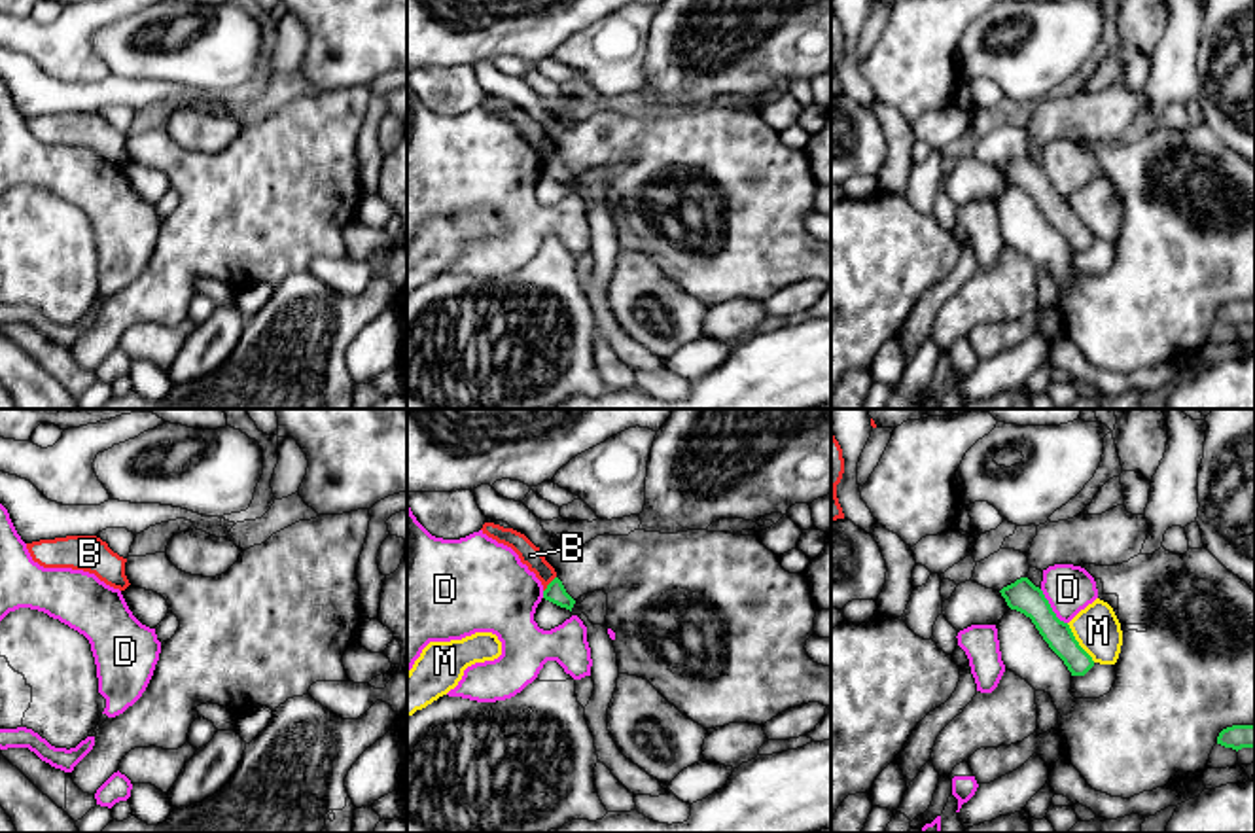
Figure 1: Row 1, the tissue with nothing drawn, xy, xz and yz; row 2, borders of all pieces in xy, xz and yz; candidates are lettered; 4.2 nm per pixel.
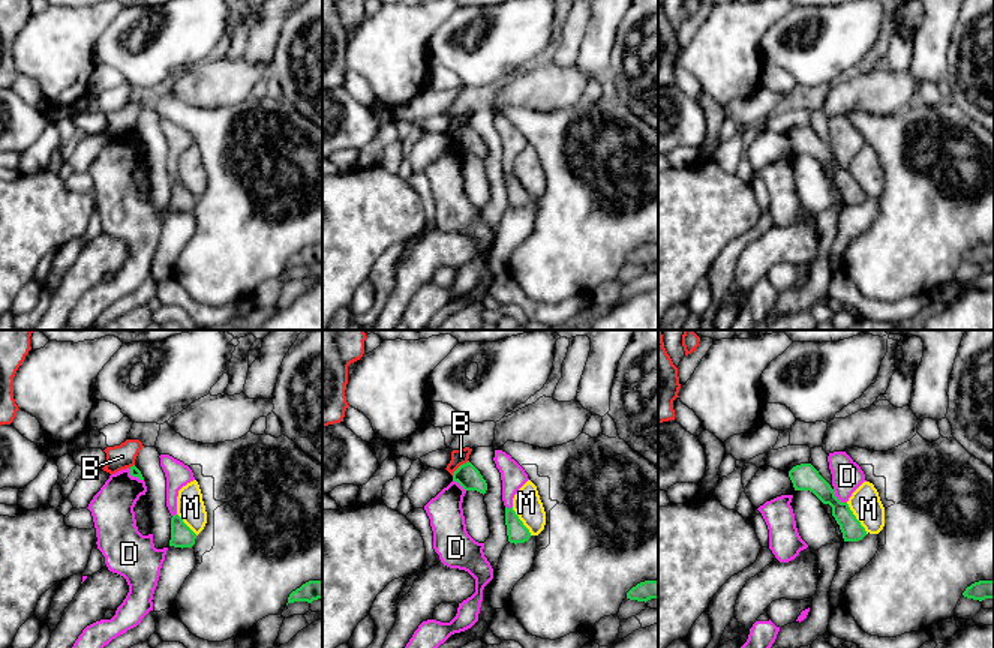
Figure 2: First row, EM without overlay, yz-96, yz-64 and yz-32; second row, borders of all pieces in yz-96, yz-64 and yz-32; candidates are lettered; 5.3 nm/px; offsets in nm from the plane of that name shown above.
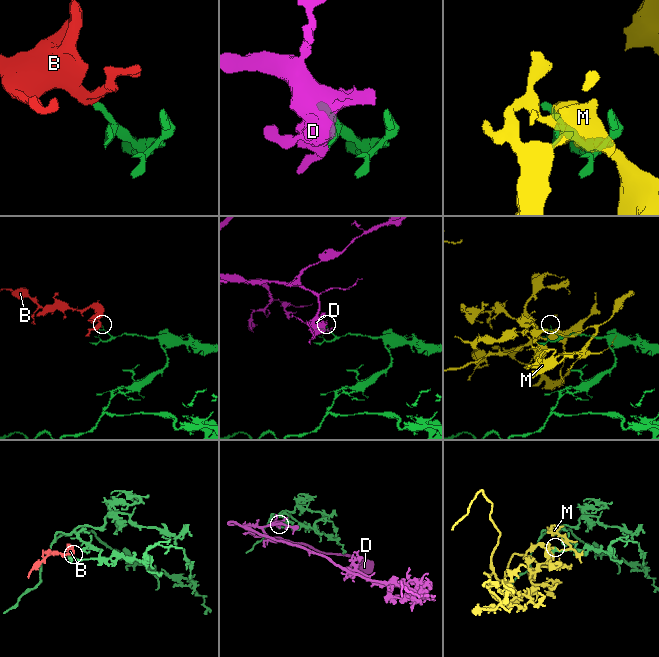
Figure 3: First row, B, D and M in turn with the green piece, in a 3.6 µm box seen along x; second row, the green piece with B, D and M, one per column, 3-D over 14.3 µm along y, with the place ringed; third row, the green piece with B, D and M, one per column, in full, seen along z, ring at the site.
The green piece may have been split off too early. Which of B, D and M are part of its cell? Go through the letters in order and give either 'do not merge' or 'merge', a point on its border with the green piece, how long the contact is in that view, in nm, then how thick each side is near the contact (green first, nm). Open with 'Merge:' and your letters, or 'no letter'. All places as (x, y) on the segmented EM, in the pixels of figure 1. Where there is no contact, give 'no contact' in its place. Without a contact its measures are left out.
Merge: no letter
B: do not merge; contact xz (549, 584); length 90 nm; calibres 90 and 90 nm
D: do not merge; contact yz (1051, 608); length 190 nm; calibres 140 and 200 nm
M: do not merge; contact yz (1078, 642); length 200 nm; calibres 120 and 200 nm

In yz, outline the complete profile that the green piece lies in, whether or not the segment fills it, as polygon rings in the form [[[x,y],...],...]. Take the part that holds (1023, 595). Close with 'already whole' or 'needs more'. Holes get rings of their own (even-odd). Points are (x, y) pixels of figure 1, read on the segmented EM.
[[[1028,577],[1003,587],[1001,596],[1011,610],[1032,619],[1049,647],[1064,661],[1071,676],[1085,676],[1092,666],[1092,657],[1079,646],[1068,623],[1052,611],[1043,591]]] | already whole

